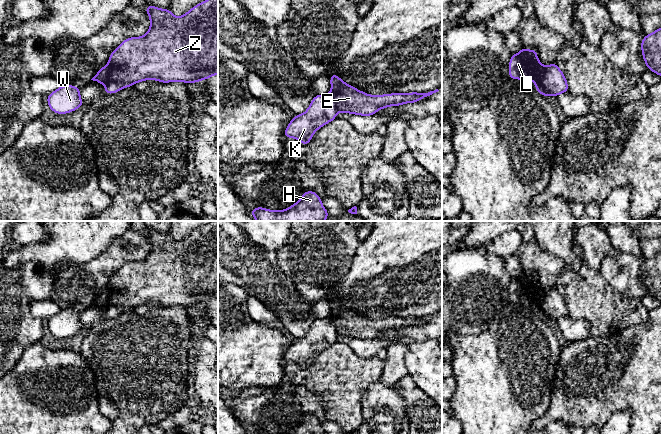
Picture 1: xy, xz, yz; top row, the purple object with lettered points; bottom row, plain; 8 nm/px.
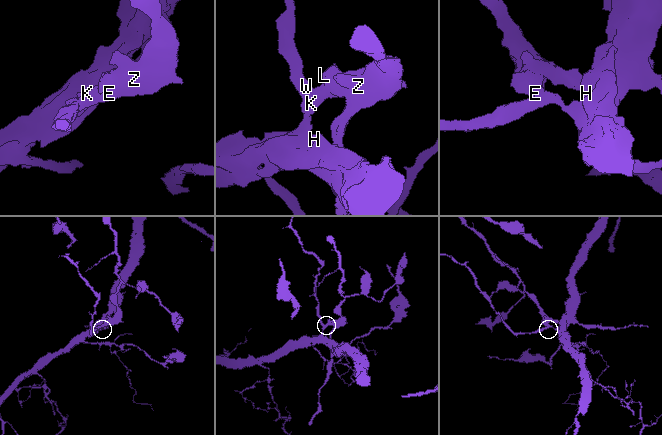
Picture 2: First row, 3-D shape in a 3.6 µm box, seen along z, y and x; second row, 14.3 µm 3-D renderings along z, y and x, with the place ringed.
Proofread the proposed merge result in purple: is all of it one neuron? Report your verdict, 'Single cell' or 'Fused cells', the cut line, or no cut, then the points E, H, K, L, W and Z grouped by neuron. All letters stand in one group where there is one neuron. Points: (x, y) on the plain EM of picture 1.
Fused cells. Split along yz (543, 290), (539, 294), (539, 303), (547, 320). Groups: E L Z / H K W

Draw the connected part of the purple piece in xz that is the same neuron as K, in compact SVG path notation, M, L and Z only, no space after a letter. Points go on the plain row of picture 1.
M330 317L315 319L308 333L292 342L284 360L298 363L302 369L308 369L319 352L336 343L337 336L336 327Z

